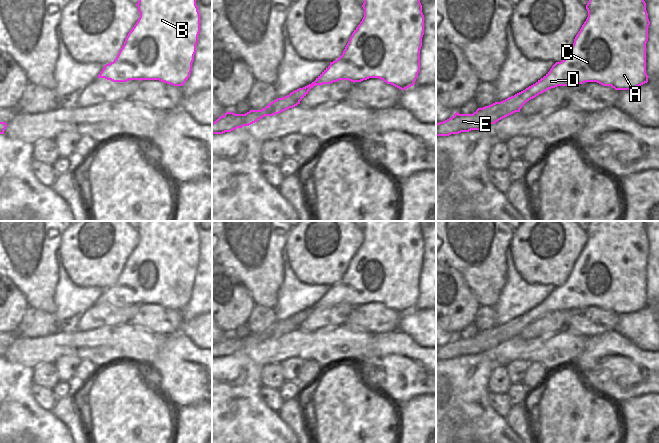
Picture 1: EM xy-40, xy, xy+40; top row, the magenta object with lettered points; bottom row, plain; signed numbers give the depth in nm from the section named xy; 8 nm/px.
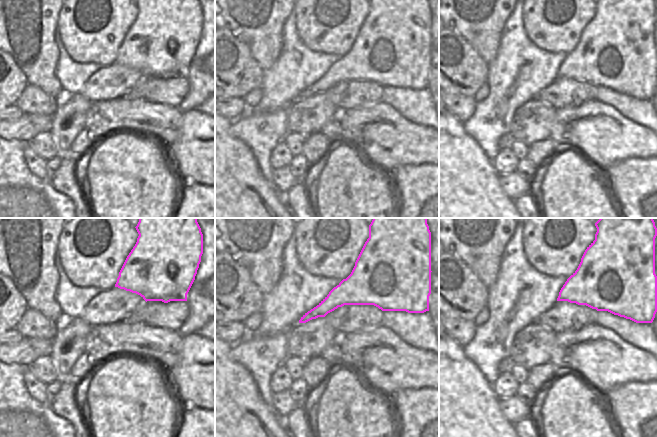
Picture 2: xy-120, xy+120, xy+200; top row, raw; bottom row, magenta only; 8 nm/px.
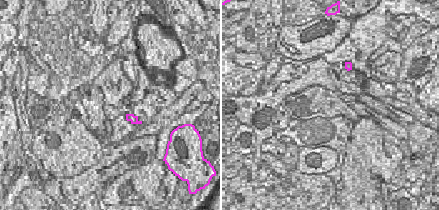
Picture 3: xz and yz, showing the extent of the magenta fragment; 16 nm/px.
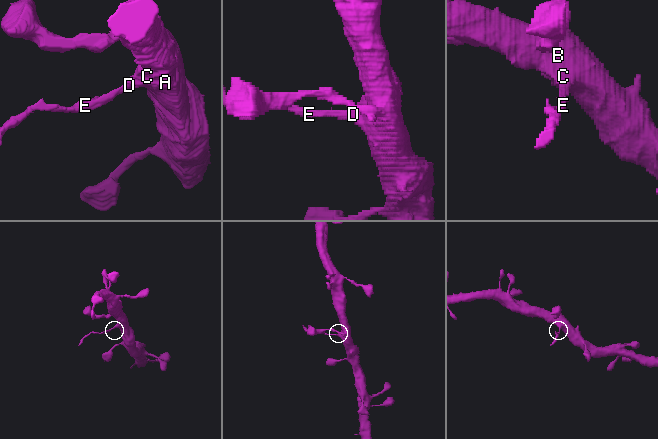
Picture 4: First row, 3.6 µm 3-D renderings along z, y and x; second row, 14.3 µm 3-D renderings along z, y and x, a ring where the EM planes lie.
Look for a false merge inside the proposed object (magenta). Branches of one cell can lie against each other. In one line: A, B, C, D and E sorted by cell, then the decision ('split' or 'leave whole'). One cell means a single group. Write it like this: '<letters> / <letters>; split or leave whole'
A B C D / E; split

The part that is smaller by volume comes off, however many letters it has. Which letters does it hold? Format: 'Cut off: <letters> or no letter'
Cut off: E

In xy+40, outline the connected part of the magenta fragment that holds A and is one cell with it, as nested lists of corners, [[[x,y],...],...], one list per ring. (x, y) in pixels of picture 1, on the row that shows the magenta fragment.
[[[589,0],[586,9],[588,17],[568,55],[561,62],[556,62],[535,84],[514,95],[521,104],[557,86],[597,82],[615,90],[631,90],[648,82],[646,43],[650,21],[645,1]]]

